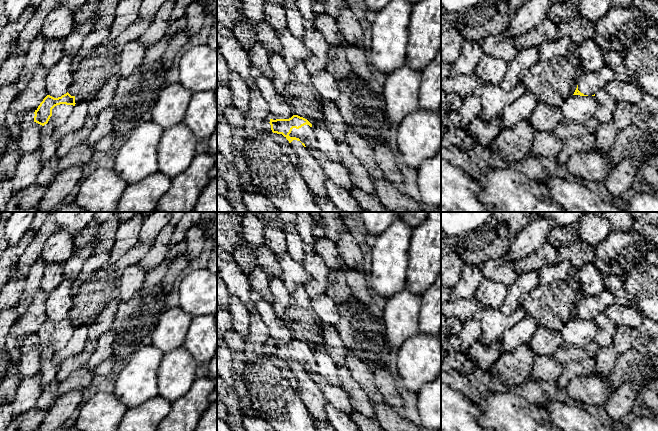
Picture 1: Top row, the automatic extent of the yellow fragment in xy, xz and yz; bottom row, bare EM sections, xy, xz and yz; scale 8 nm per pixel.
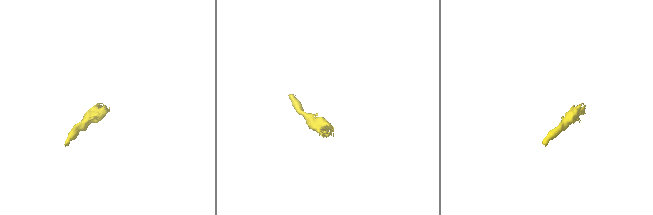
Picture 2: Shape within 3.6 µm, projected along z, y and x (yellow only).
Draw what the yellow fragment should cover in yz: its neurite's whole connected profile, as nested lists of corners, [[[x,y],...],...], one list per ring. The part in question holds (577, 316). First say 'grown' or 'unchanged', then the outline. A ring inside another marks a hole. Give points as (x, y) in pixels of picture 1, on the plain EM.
grown; [[[604,289],[598,295],[583,298],[578,304],[573,319],[595,320],[598,315],[604,313],[612,305],[614,305],[614,296],[610,291]]]

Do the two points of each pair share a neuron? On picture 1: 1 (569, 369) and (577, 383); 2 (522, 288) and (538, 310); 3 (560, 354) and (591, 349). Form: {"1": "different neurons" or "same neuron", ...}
{"1": "different neurons", "2": "different neurons", "3": "same neuron"}

